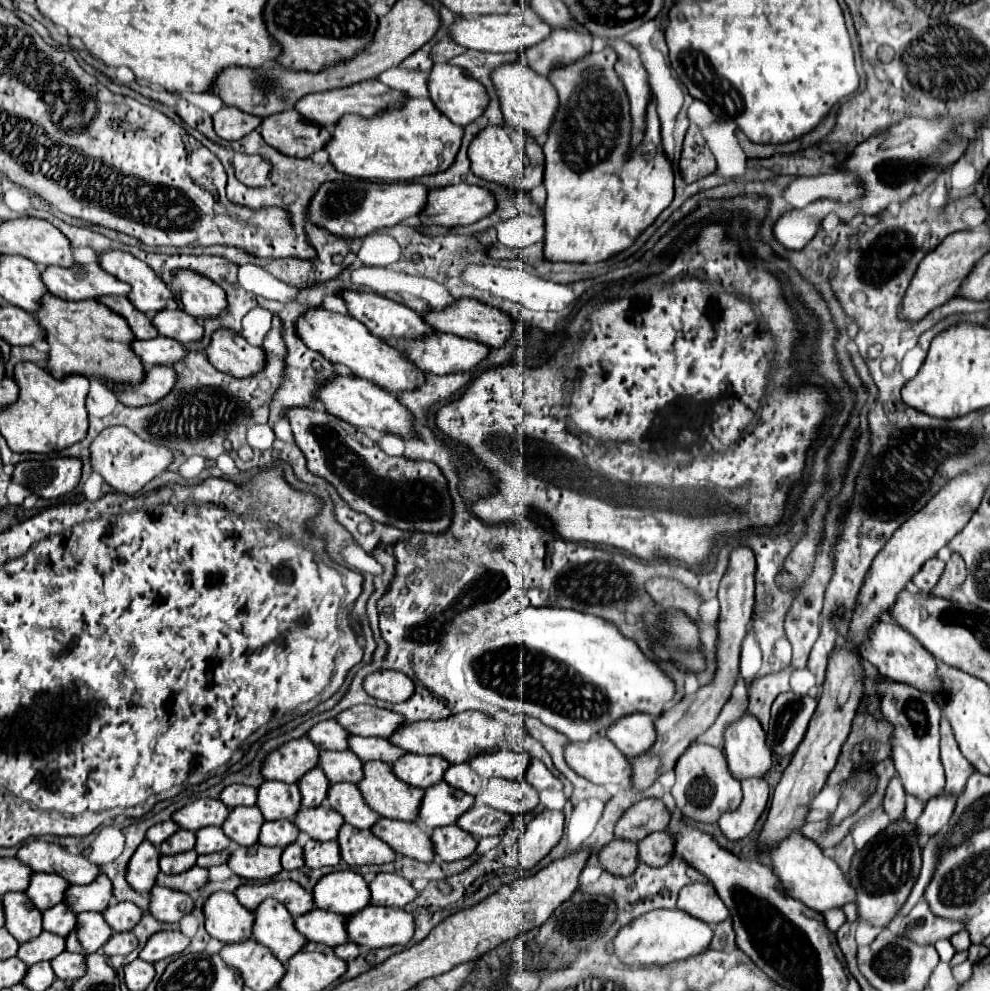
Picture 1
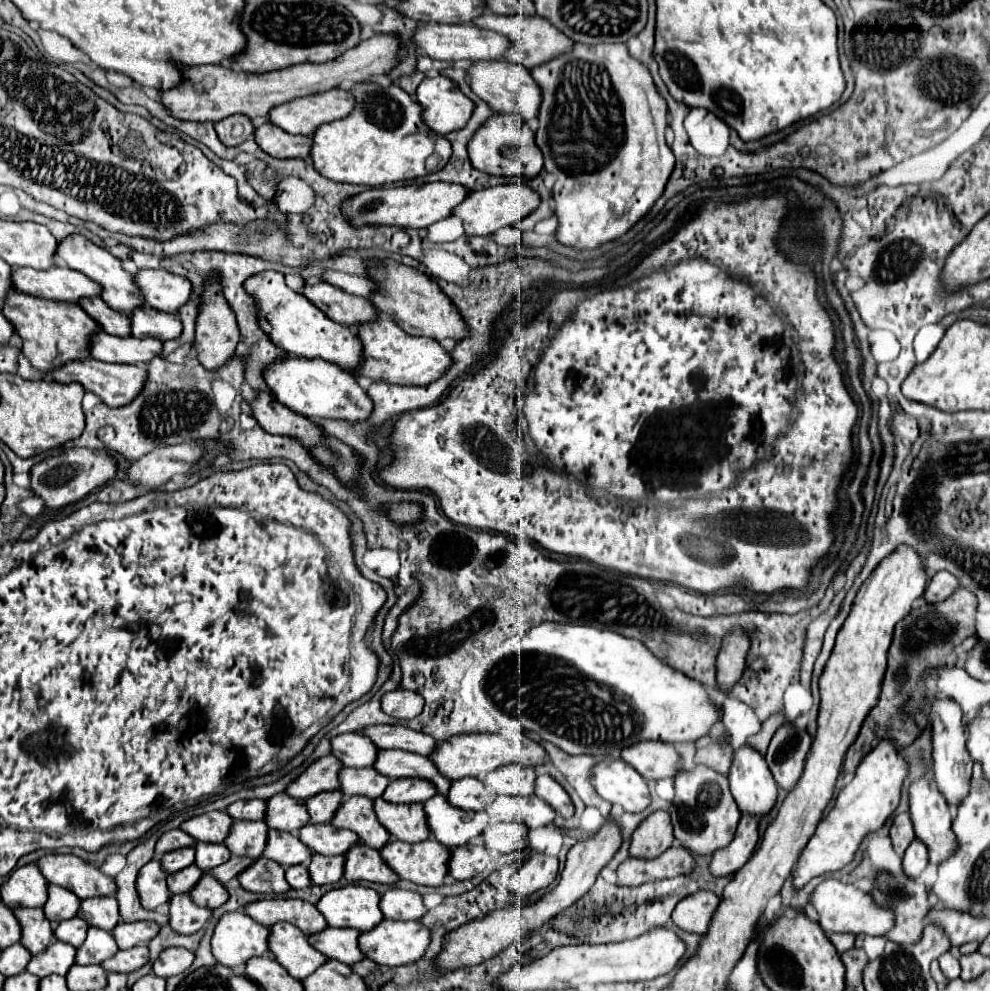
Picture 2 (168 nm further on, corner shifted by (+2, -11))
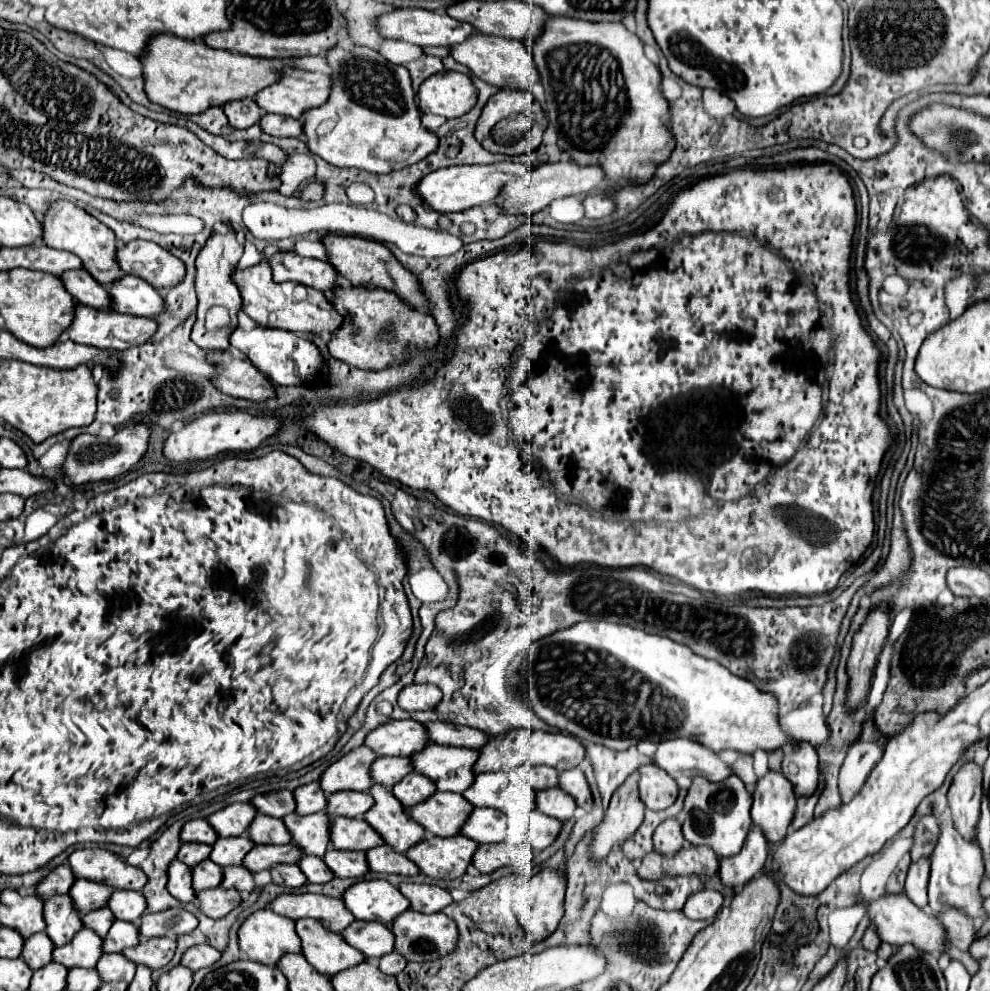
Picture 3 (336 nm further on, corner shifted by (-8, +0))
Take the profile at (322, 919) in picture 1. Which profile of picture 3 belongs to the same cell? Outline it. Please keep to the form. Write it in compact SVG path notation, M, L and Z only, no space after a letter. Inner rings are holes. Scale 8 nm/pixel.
M355 920L349 928L345 928L345 932L341 932L341 936L369 960L377 960L379 956L393 952L393 934L381 922Z

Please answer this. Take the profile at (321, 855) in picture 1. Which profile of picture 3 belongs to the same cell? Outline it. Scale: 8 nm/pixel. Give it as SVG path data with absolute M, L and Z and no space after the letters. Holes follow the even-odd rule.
M327 850L323 856L329 870L339 878L359 878L367 868L365 852L345 852L345 850Z

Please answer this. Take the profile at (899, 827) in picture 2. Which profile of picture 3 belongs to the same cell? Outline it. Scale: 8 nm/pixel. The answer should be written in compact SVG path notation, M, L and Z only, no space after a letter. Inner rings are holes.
M923 816L917 826L915 826L915 834L913 834L913 848L911 848L911 858L917 860L921 856L929 856L935 840L937 840L937 830L933 826L933 820L937 820L935 816Z

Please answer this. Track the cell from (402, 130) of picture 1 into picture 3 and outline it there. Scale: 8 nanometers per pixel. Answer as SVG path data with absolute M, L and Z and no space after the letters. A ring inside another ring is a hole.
M357 46L351 52L331 48L327 52L327 64L333 70L331 96L327 104L305 112L307 148L313 154L339 168L359 168L373 174L389 174L417 164L437 150L437 134L433 134L421 124L421 110L415 104L415 92L411 88L411 76L407 68L389 64L379 52L365 46Z

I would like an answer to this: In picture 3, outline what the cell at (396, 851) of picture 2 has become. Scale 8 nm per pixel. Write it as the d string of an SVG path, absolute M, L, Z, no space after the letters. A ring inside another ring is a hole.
M449 836L449 838L425 838L407 850L405 856L413 860L419 870L437 880L453 880L465 874L465 868L471 864L471 858L477 850L477 842L467 836Z

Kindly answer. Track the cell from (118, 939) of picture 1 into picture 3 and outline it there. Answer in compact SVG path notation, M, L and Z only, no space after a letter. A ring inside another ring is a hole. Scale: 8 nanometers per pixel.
M149 938L149 940L141 940L133 948L125 948L125 952L121 954L135 964L143 964L151 970L157 970L157 968L163 968L173 958L173 952L175 952L175 940Z

